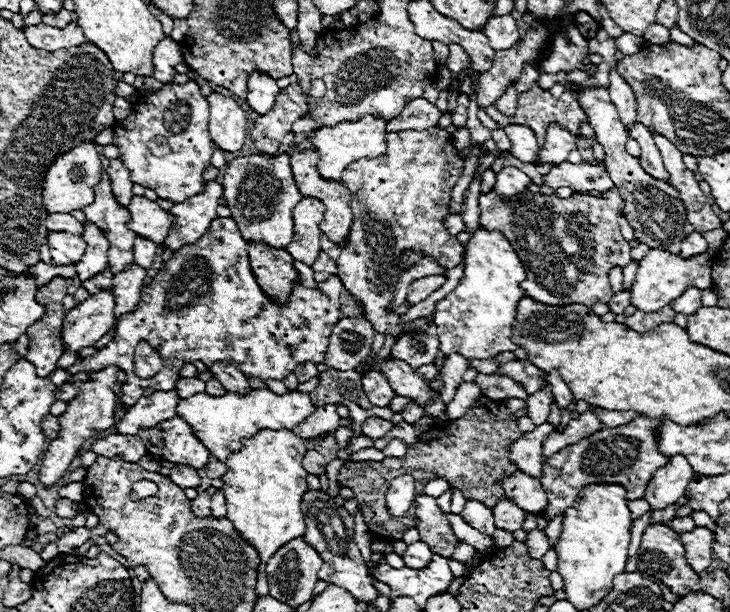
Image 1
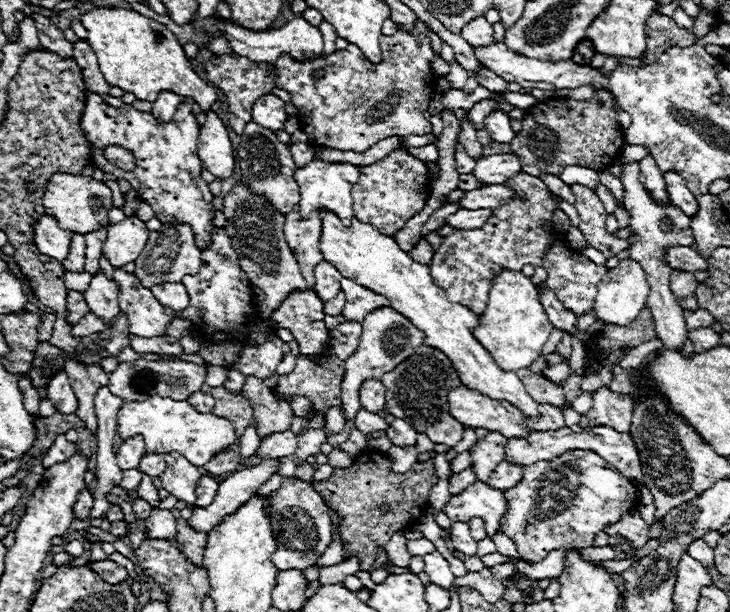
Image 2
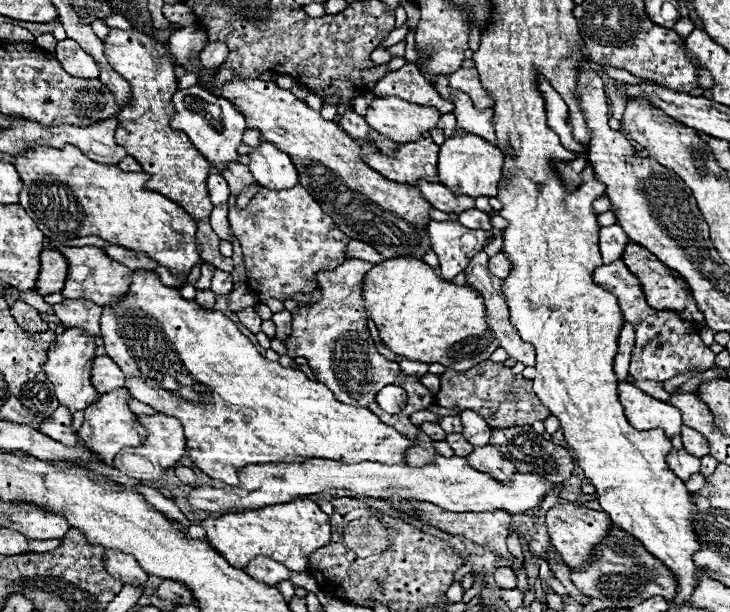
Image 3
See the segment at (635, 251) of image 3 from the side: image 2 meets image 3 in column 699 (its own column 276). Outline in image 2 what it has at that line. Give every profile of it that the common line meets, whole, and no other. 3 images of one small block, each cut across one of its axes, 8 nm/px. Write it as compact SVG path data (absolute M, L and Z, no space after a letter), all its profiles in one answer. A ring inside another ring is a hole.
M294 290L272 312L272 320L278 328L288 328L302 354L320 356L328 340L328 328L324 324L324 302L314 290Z

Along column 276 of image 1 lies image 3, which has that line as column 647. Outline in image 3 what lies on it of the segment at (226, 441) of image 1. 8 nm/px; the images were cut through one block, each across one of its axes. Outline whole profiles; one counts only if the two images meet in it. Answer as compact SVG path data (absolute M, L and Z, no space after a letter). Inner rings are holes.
M618 382L618 396L632 428L636 430L662 428L668 438L680 434L682 412L678 408L644 394L630 382Z

